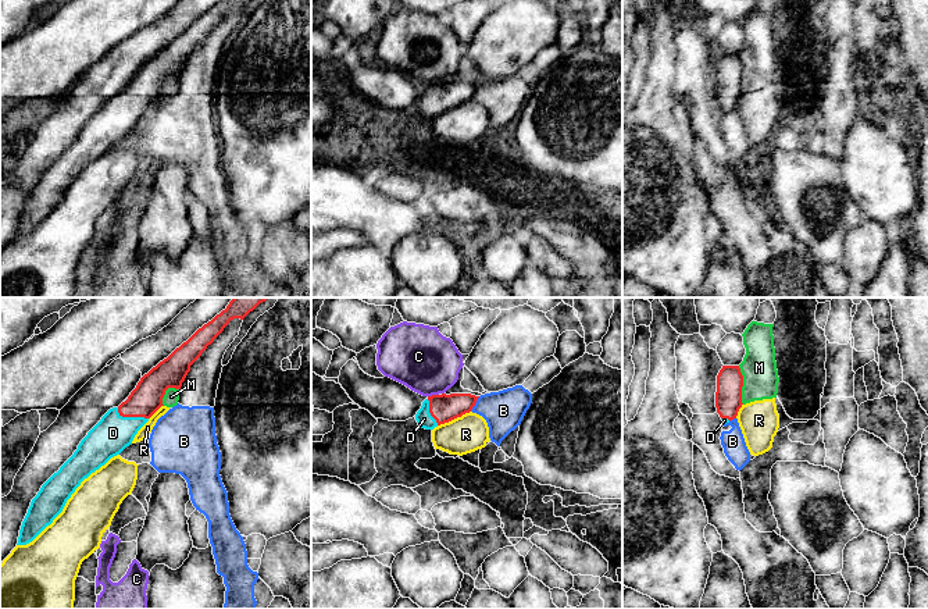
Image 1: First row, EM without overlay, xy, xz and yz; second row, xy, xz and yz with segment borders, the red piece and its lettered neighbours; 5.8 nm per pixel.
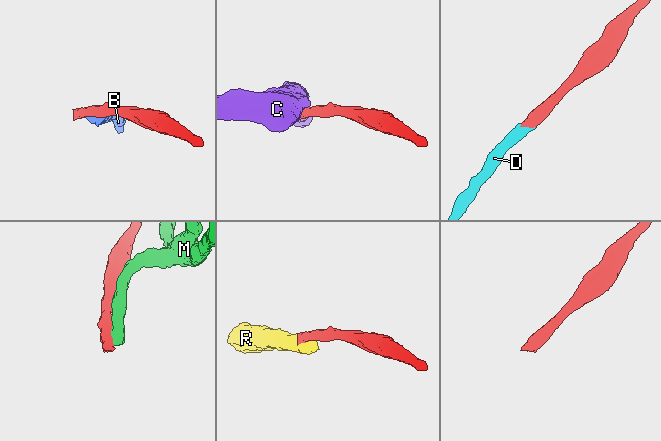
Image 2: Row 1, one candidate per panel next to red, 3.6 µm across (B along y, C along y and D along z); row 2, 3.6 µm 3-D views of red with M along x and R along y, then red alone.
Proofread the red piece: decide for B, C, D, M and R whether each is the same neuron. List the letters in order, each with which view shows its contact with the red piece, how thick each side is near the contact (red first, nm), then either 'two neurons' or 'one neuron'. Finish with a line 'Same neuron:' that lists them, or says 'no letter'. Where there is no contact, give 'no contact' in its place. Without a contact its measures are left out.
B: meets red in xz; 160 nm thick on the red side, 240 nm on the other; two neurons
C: meets red in xz; 160 nm thick on the red side, 380 nm on the other; two neurons
D: meets red in xy; 180 nm thick on the red side, 220 nm on the other; one neuron
M: meets red in yz; 160 nm thick on the red side, 200 nm on the other; two neurons
R: meets red in xz; 160 nm thick on the red side, 220 nm on the other; two neurons
Same neuron: D

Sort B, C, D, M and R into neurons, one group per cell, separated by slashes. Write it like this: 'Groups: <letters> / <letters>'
Groups: B / C / D / M R

